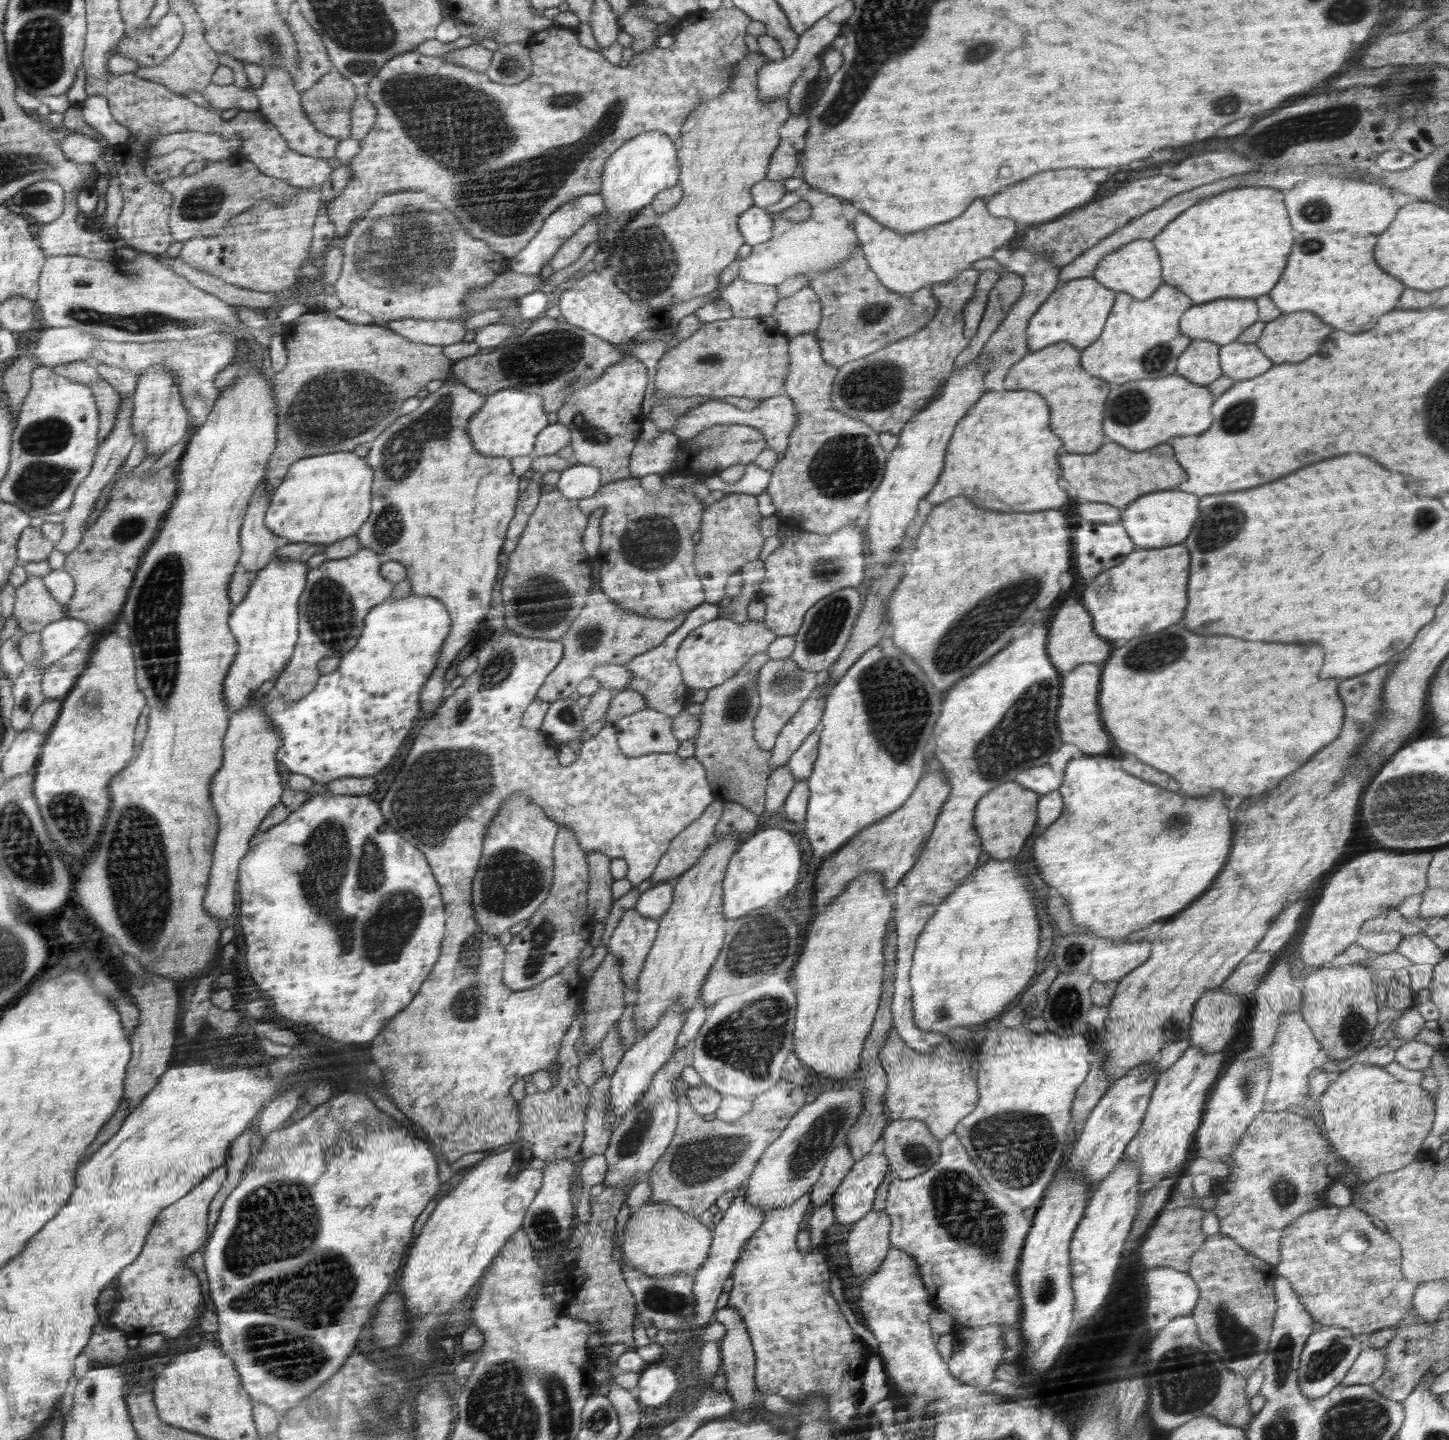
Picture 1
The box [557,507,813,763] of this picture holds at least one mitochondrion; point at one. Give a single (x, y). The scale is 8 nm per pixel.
(644, 544)

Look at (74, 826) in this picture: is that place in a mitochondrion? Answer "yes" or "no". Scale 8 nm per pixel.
yes

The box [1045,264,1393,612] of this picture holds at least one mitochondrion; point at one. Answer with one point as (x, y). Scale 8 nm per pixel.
(1223, 522)

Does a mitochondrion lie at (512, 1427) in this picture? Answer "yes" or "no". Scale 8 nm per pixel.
yes

